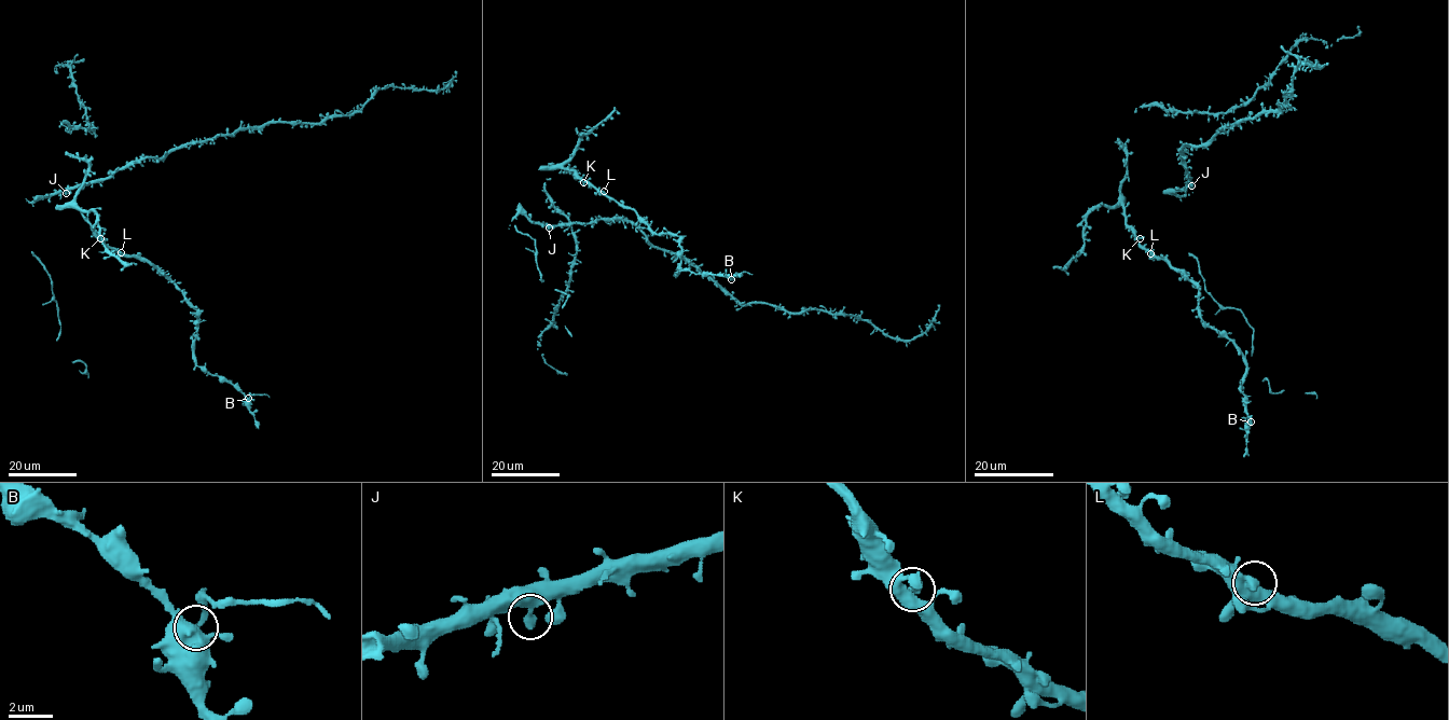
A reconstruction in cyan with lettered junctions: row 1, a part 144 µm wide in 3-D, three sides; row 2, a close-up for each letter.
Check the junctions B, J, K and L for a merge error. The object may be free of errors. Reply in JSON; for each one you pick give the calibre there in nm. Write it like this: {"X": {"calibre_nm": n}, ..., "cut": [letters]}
{"B": {"calibre_nm": 300}, "cut": ["B"]}

